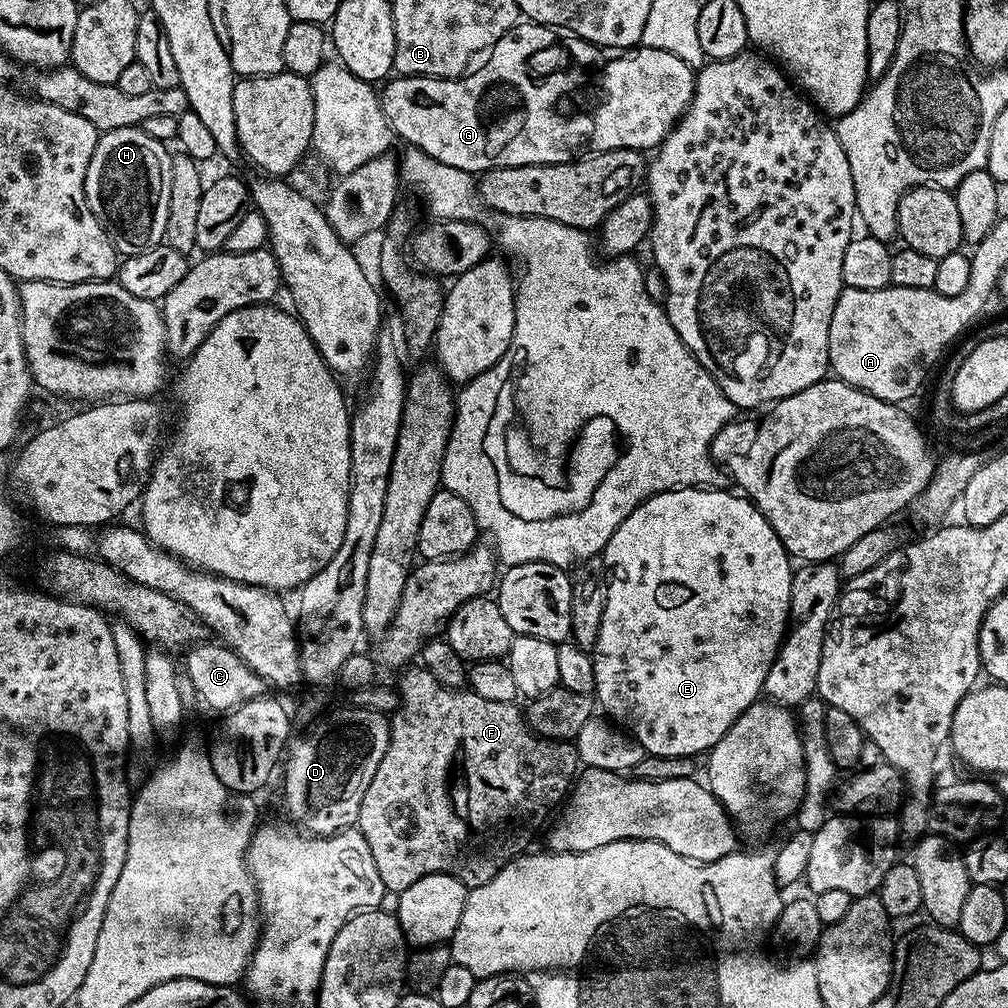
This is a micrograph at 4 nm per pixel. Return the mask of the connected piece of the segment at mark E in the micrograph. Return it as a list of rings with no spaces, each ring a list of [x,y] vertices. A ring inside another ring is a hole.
[[[693,486],[659,492],[642,502],[614,530],[610,542],[604,547],[602,559],[606,569],[608,589],[606,610],[602,610],[602,630],[598,630],[598,642],[594,649],[595,699],[613,716],[621,729],[627,730],[640,743],[649,756],[691,756],[707,753],[724,737],[726,730],[751,704],[761,699],[766,674],[774,662],[780,642],[788,627],[790,594],[792,593],[793,561],[776,531],[756,505],[743,494],[723,492],[720,486]]]

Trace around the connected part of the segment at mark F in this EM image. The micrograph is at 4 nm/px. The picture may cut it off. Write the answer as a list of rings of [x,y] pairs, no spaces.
[[[422,666],[415,667],[409,667],[403,673],[405,676],[401,678],[400,684],[398,683],[400,704],[390,716],[386,754],[382,754],[382,762],[378,762],[378,770],[374,770],[374,778],[370,778],[370,786],[366,786],[366,794],[362,797],[358,827],[366,838],[366,846],[370,846],[370,854],[374,854],[374,866],[378,866],[378,874],[389,893],[404,892],[410,886],[414,886],[418,878],[426,878],[426,874],[457,876],[471,890],[490,882],[490,878],[494,878],[498,870],[502,870],[510,861],[521,855],[527,849],[524,847],[535,838],[536,831],[543,826],[548,811],[569,795],[578,775],[576,749],[571,743],[546,740],[529,730],[525,713],[521,709],[519,712],[515,703],[489,702],[486,698],[478,698],[478,694],[474,694],[471,690],[448,688]]]

